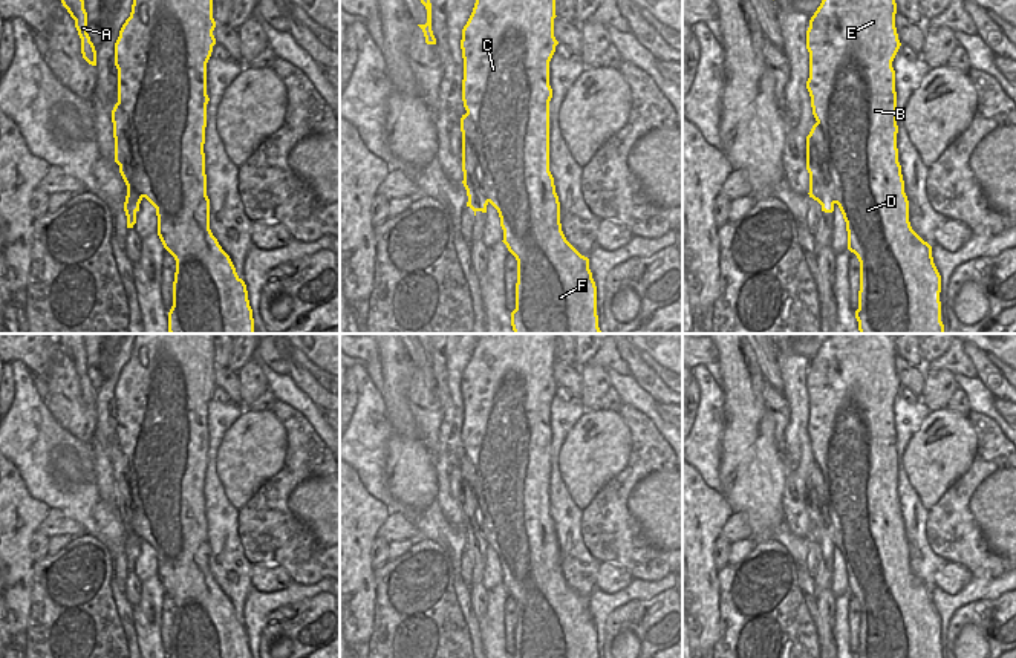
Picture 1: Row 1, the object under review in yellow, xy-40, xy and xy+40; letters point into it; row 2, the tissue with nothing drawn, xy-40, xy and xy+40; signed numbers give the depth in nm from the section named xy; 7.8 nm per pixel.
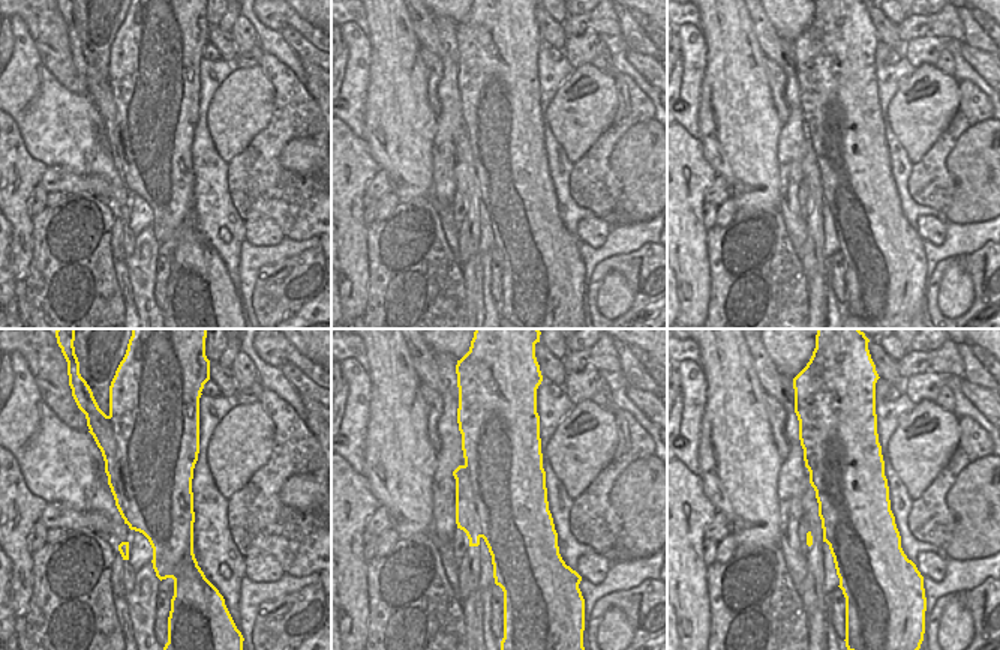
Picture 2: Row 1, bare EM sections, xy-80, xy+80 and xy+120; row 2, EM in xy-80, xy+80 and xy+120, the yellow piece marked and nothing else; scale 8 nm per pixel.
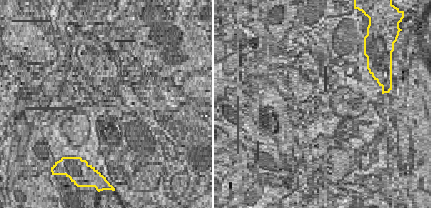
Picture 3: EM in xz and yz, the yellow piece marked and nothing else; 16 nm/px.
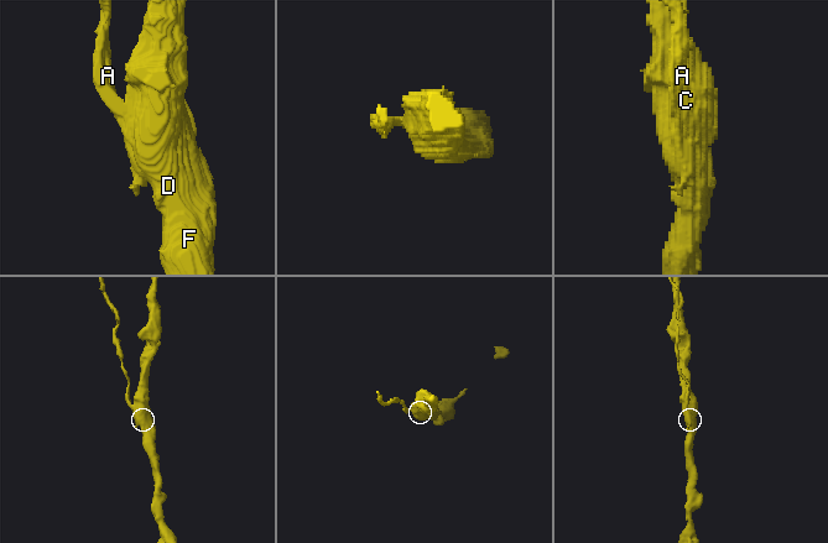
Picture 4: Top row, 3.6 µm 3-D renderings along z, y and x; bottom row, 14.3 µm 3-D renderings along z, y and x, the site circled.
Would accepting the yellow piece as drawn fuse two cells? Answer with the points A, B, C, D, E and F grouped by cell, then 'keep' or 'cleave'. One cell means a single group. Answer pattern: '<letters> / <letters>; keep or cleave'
A / B C D E F; cleave

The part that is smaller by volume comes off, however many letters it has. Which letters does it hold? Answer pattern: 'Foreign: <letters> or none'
Foreign: A

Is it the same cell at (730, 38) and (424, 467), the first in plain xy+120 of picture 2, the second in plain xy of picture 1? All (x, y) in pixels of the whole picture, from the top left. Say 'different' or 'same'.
same

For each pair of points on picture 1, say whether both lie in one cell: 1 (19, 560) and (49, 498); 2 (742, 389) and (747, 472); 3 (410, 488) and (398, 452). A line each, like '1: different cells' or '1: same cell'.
1: different cells
2: same cell
3: same cell

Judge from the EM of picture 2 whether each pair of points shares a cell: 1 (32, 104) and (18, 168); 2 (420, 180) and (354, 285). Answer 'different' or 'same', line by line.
1: different
2: different

